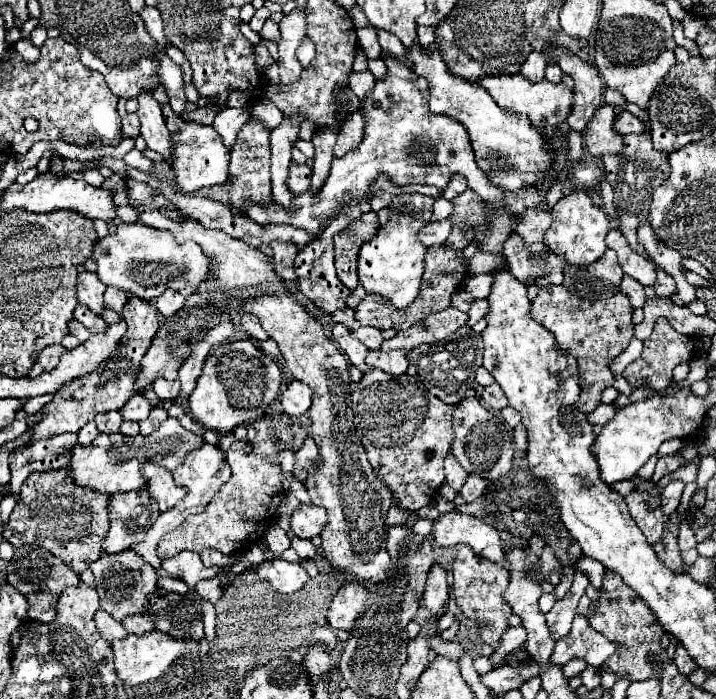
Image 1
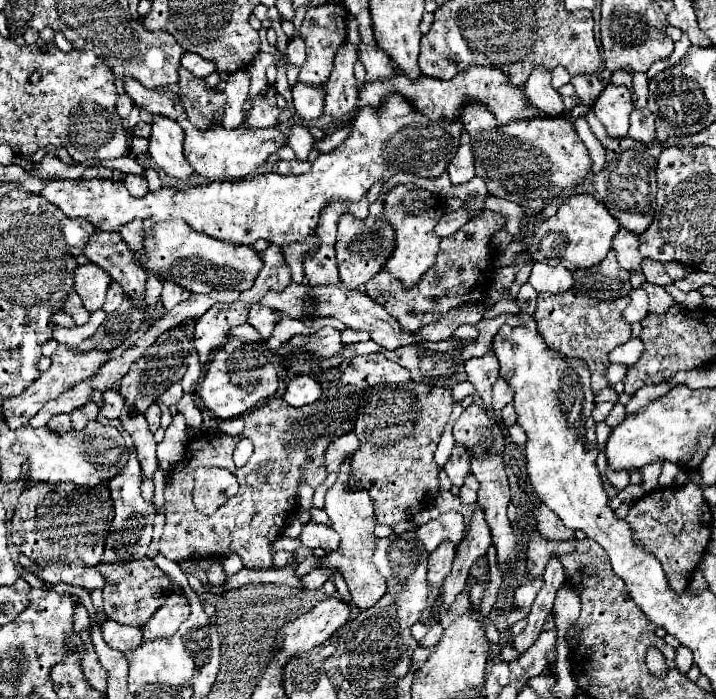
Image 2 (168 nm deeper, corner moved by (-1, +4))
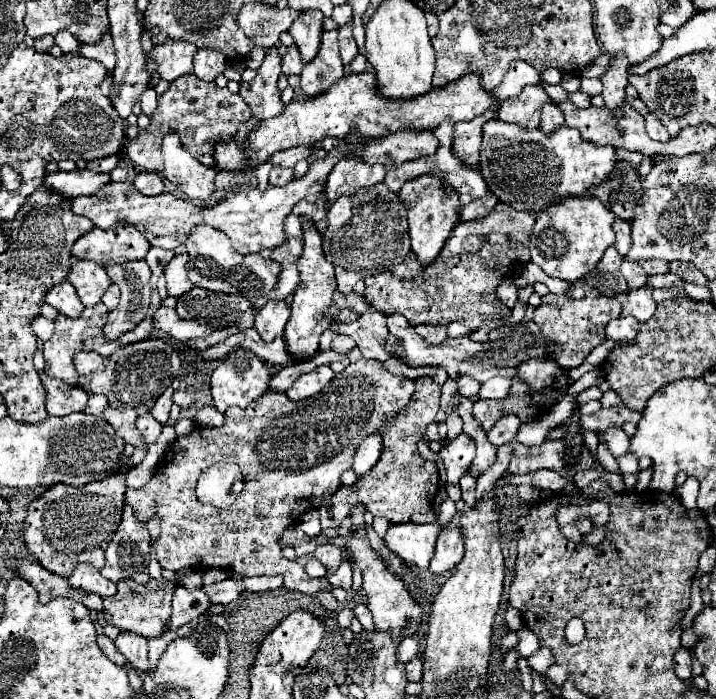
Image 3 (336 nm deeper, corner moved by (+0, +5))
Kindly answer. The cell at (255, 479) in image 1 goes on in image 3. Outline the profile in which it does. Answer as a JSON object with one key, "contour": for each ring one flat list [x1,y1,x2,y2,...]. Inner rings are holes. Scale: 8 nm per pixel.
{"contour":[[361,358,349,364,341,374,335,374,335,378,317,396,293,402,283,392,267,392,265,396,261,396,261,400,255,400,245,410,229,408,225,412,223,426,215,428,201,426,188,436,178,437,165,454,153,478,139,490,127,488,125,494,127,502,133,506,138,521,146,523,149,518,157,516,161,522,161,532,155,544,159,564,173,572,191,566,197,570,225,568,231,572,239,572,243,576,283,576,283,586,289,590,297,590,303,594,331,592,333,586,329,584,327,578,311,578,307,576,301,564,283,558,279,538,285,532,285,528,297,524,299,516,307,510,325,506,331,516,333,506,331,496,341,488,341,474,353,466,355,450,367,436,379,434,381,426,391,422,409,404,413,392,415,392,413,380,389,374,377,360],[275,460,295,460,295,470,275,468,277,464],[222,461,237,464,245,480,245,490,227,510,201,504,195,494,202,470,211,466,212,462]]}

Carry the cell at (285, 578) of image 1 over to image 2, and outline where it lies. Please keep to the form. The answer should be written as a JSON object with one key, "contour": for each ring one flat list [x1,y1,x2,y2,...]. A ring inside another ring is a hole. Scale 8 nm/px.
{"contour":[[316,567,316,569,312,569,310,573,302,575,302,577,300,577,300,583,302,583,304,589,320,589,326,579,330,579,330,569]]}

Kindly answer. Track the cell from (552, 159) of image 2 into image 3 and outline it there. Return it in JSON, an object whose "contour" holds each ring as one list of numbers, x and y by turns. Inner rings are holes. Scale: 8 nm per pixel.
{"contour":[[491,120,483,128,479,172,489,190,515,210,539,214,565,196,581,196,593,184,607,182,617,164,613,146,589,144,575,128,559,128,553,136,545,136,541,128,527,132,515,124]]}

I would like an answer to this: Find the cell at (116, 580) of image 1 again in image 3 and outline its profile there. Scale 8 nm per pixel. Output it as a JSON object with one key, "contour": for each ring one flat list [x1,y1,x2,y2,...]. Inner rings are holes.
{"contour":[[123,580,121,584,117,584,119,592,117,596,105,598,103,600,103,608,105,612,111,616,111,622,125,630,125,632,135,632,143,638,157,638,165,632,165,624,171,618,171,596,175,590,173,582,165,582,165,580,151,580,147,586,137,584,135,580]]}

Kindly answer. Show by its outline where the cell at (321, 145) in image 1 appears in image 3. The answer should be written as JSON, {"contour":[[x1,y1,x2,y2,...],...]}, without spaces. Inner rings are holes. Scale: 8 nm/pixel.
{"contour":[[351,20,345,26,339,28,339,46,341,46,343,64,349,66,349,62,359,54,357,44,355,44,355,38,353,38,353,24,351,24]]}

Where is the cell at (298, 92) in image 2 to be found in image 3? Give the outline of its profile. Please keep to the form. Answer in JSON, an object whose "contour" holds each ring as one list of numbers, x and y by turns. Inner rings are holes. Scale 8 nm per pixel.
{"contour":[[337,30,323,32,321,48,317,56,303,66,301,90,305,96,317,96,343,76,345,76,345,70,343,70,343,60,339,56]]}

